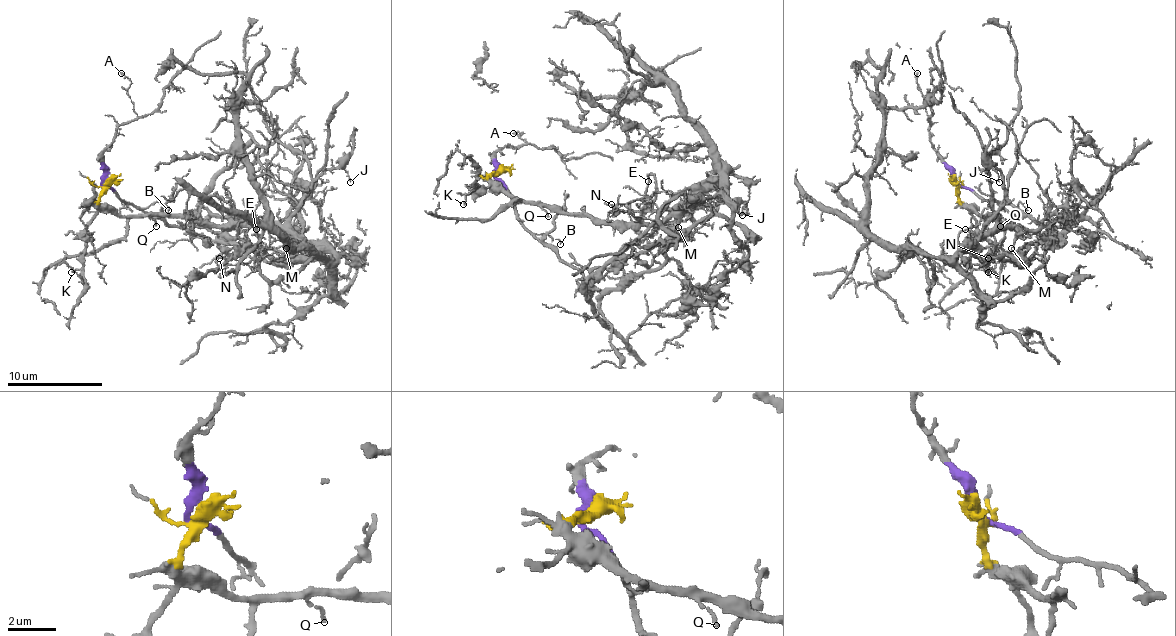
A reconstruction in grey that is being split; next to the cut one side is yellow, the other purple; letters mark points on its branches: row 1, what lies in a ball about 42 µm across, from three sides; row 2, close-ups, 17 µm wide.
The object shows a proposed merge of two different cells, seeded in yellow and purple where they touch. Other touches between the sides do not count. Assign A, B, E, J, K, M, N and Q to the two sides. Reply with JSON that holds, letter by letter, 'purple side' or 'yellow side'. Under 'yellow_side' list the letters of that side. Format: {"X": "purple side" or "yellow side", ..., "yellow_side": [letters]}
{"A": "purple side", "B": "purple side", "E": "yellow side", "J": "yellow side", "K": "yellow side", "M": "yellow side", "N": "yellow side", "Q": "yellow side", "yellow_side": ["E", "J", "K", "M", "N", "Q"]}

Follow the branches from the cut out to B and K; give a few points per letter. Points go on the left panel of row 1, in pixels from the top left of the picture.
B: (104, 182), (102, 185), (123, 201), (142, 208), (159, 201), (168, 211)
K: (104, 182), (99, 204), (90, 220), (83, 263), (71, 273)

